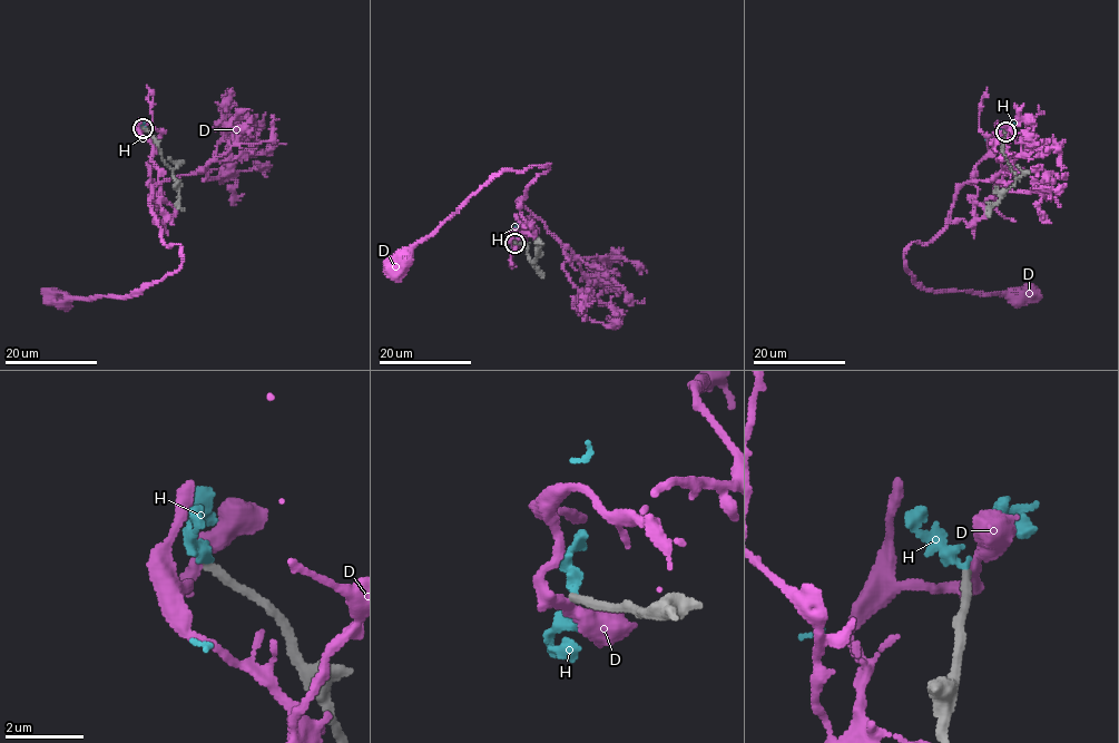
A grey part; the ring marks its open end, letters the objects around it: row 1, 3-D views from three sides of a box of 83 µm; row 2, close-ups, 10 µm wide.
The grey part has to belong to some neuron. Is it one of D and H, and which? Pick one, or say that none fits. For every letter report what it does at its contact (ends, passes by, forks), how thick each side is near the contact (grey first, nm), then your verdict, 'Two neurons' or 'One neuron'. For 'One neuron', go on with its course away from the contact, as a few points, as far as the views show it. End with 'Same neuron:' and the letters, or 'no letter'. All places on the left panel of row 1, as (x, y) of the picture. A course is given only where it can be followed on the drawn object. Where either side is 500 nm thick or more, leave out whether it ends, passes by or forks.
D: It passes by. Thickness 200 nm (grey) against 360 nm. Two neurons
H: It ends there. Thickness 220 nm (grey) against 260 nm. Two neurons
Same neuron: no letter

